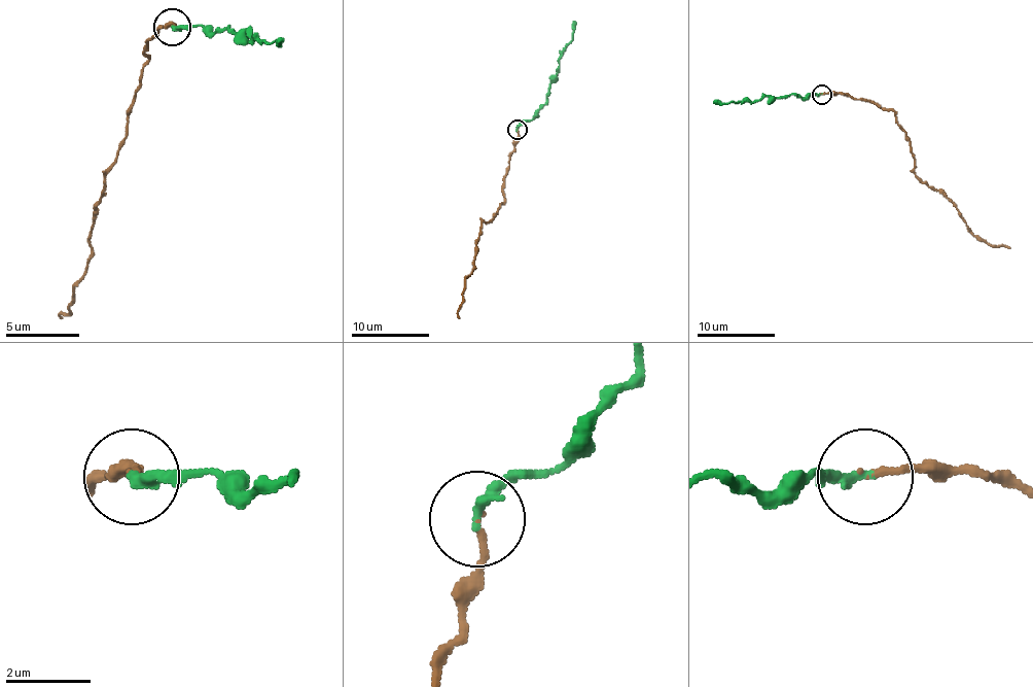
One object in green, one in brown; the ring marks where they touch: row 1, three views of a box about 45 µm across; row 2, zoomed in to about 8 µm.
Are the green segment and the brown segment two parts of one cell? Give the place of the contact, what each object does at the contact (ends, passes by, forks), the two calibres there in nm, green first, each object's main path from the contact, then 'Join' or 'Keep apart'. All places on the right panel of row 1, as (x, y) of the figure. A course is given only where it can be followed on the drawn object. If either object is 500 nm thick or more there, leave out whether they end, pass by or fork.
Place: (821, 94). At the ring green ends. At the ring brown ends. Thickness 280 nm (green) against 130 nm. Course of green: (821, 95), (762, 97), (748, 102), (713, 100). Course of brown: (821, 95), (846, 93), (893, 110), (915, 160), (915, 173), (954, 204), (975, 236), (991, 245), (1010, 247). Join

